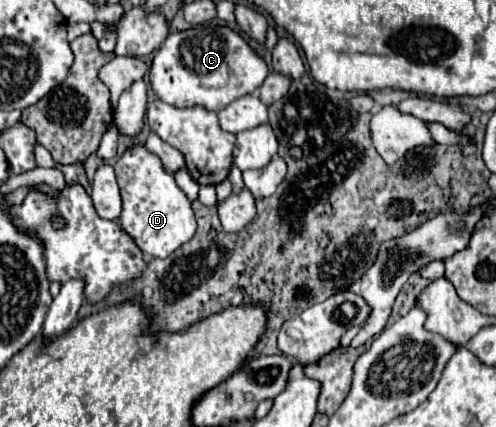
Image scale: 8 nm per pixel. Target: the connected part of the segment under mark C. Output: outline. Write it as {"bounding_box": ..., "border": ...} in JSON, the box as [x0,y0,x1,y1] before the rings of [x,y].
{"bounding_box":[149,24,269,112],"border":[[[203,24],[171,34],[163,42],[153,58],[149,80],[153,92],[171,106],[203,106],[205,110],[219,112],[233,100],[253,94],[267,74],[269,68],[263,58],[259,58],[237,32],[227,26]]]}

